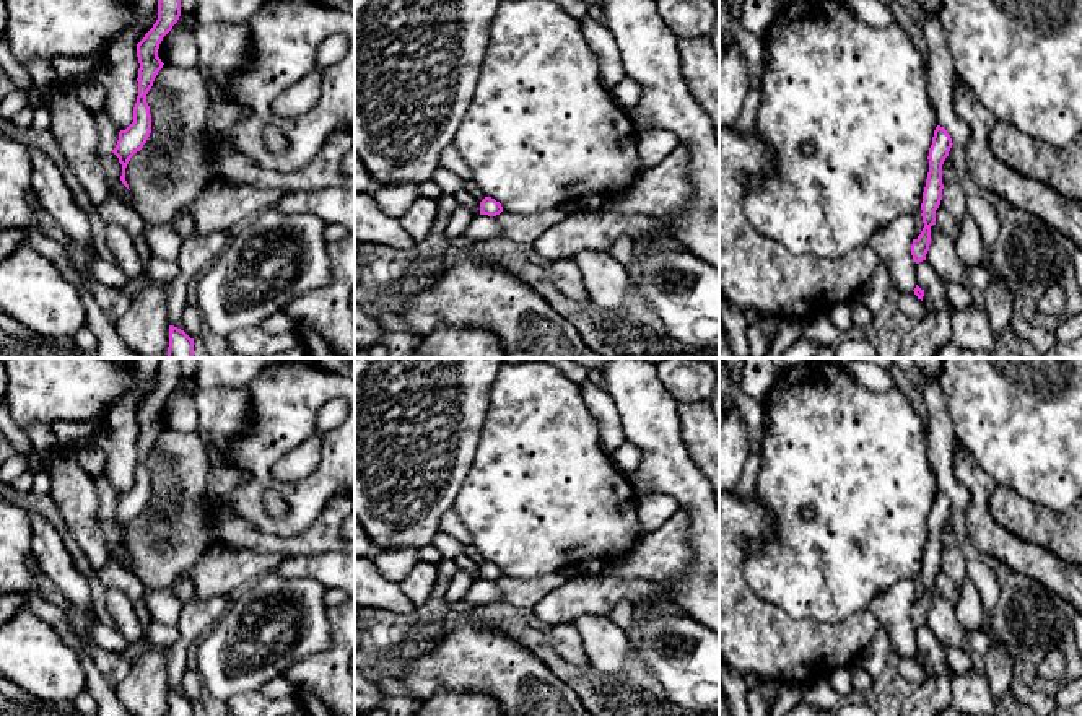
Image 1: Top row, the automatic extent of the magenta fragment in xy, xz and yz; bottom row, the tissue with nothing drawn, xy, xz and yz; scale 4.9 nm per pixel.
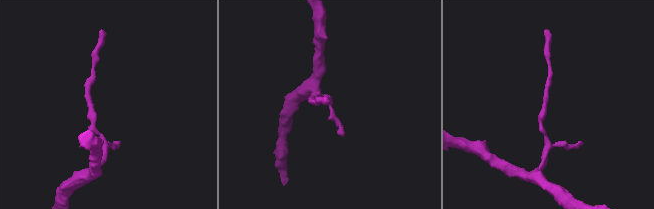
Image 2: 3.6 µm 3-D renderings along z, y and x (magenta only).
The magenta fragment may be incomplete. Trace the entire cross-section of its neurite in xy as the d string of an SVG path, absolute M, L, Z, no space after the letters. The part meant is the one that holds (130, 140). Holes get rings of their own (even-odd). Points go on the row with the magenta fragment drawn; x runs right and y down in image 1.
M158 0L158 20L145 37L137 44L138 57L138 96L133 107L133 122L119 132L119 140L112 153L122 164L122 184L129 189L125 181L125 168L130 158L143 148L151 133L151 114L146 103L146 94L153 86L163 62L158 57L158 49L163 37L172 29L181 16L181 0Z

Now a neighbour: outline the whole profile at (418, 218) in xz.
M420 195L408 210L399 216L399 221L415 241L423 241L433 228L436 213L438 202Z

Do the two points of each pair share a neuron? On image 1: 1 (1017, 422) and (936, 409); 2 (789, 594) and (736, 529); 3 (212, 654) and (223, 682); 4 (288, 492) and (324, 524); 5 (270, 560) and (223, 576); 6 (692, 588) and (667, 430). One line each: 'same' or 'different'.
1: different
2: different
3: same
4: different
5: same
6: same

